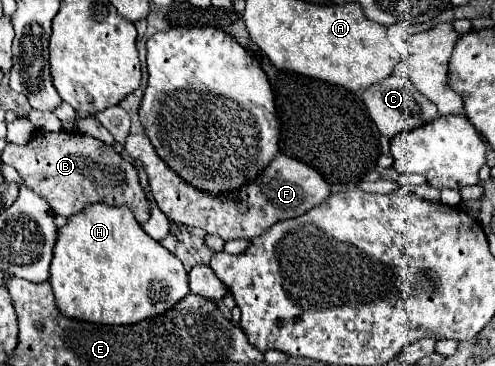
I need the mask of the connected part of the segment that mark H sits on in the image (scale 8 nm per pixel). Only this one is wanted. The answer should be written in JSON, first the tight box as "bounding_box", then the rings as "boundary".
{"bounding_box":[50,203,190,325],"boundary":[[[102,203],[72,215],[58,231],[58,243],[54,245],[54,259],[50,265],[50,287],[56,307],[64,317],[100,325],[134,325],[158,317],[190,293],[182,261],[144,233],[130,209],[106,207]]]}

